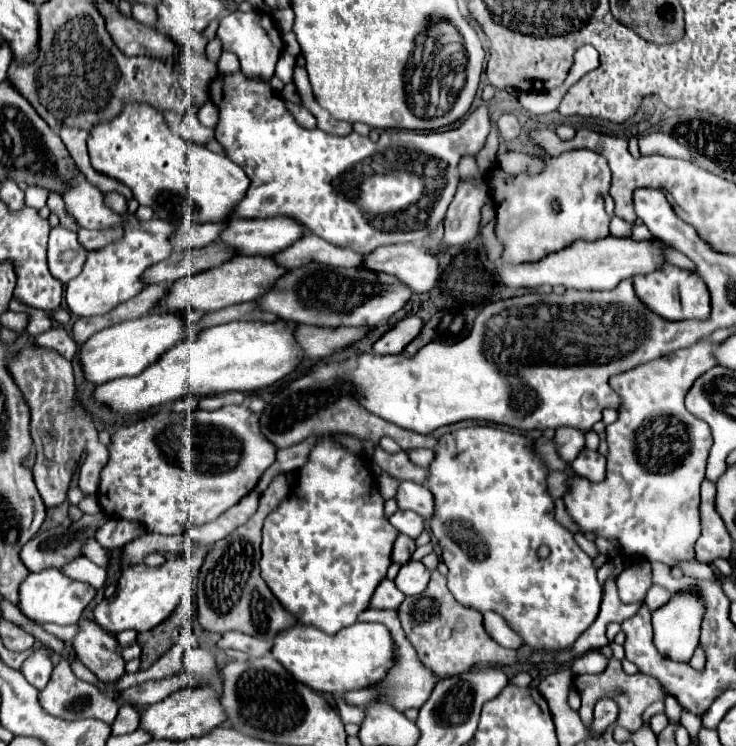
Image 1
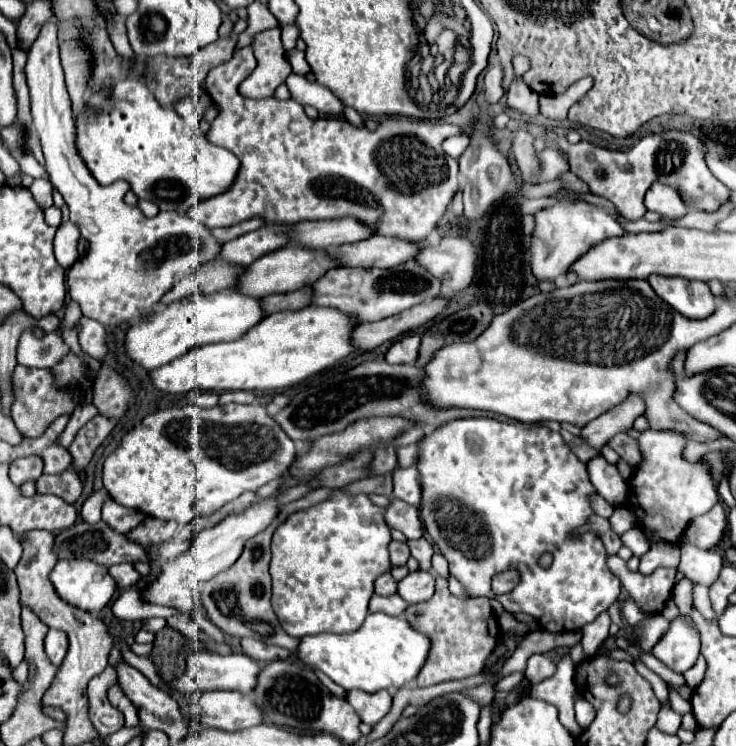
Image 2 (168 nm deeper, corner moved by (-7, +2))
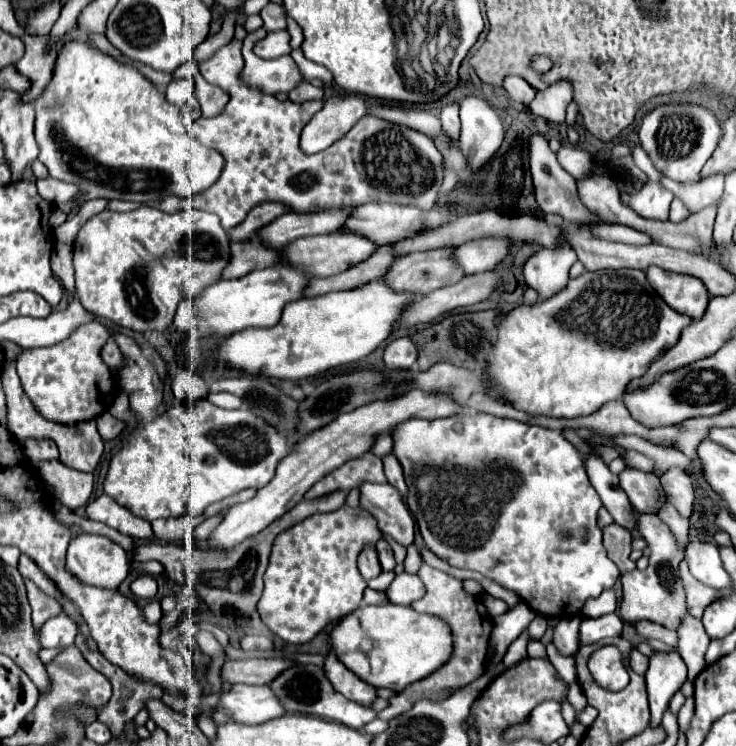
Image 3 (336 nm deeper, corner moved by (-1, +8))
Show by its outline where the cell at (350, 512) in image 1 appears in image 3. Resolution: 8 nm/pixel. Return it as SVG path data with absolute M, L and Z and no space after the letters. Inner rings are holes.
M341 508L329 514L313 514L279 534L265 572L265 590L257 602L263 624L287 644L305 644L327 624L355 612L367 588L357 570L357 556L363 542L375 544L379 538L381 530L375 526L375 518L363 508L359 508L359 518Z

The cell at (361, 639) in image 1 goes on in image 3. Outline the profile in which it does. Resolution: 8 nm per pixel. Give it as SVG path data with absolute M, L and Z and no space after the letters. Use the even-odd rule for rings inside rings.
M383 604L363 606L345 616L331 634L331 646L339 660L371 686L401 692L449 662L453 654L453 636L443 618L419 614L411 606Z

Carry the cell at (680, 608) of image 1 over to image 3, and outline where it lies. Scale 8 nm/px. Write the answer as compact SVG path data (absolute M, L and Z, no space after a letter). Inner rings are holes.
M657 652L655 656L651 656L645 680L651 706L651 728L657 728L661 724L663 712L669 708L671 698L687 680L687 666L677 652Z

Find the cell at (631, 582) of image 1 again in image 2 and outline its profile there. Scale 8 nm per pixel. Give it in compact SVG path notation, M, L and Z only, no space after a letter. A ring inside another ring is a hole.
M607 556L607 566L621 580L627 594L645 612L659 612L671 594L675 584L675 568L657 568L653 574L643 576L641 572L629 572L621 558Z

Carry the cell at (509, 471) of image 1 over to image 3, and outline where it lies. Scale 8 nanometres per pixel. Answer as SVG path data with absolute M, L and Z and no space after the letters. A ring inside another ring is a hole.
M465 410L463 414L455 414L451 418L401 422L391 432L391 438L393 438L393 454L401 462L403 472L405 472L405 482L409 486L407 506L419 524L419 530L421 530L421 536L423 536L427 548L435 556L445 560L449 566L481 572L483 576L505 586L507 590L517 592L517 596L527 606L531 606L535 612L539 612L543 616L557 616L557 618L579 614L587 598L599 596L603 590L613 588L613 584L617 582L621 572L615 566L615 562L607 556L607 552L603 548L603 532L597 528L597 510L601 508L601 498L597 496L595 488L591 486L591 482L587 478L583 456L561 434L561 430L549 430L543 426L531 426L525 422L509 420L509 418L499 418L499 416L491 416L491 414L483 414L483 412Z

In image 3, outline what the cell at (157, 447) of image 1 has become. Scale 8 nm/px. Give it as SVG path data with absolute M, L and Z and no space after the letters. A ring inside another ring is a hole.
M207 400L187 402L173 406L163 416L135 428L125 446L113 456L105 478L105 494L119 506L127 508L133 516L147 522L171 516L201 516L205 508L227 496L241 492L243 488L263 488L275 476L277 464L289 454L287 440L267 426L261 418L255 418L249 410L225 410Z

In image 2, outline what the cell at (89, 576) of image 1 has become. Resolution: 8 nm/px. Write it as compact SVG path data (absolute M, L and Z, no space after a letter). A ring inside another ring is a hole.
M115 564L109 568L109 574L117 582L119 590L127 590L131 584L135 584L141 578L139 572L135 572L131 564Z

